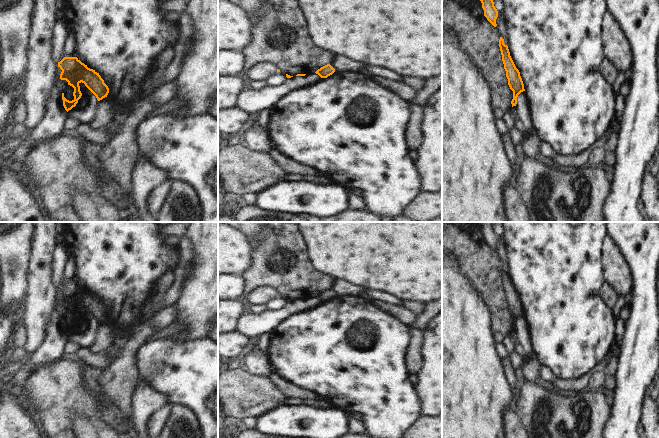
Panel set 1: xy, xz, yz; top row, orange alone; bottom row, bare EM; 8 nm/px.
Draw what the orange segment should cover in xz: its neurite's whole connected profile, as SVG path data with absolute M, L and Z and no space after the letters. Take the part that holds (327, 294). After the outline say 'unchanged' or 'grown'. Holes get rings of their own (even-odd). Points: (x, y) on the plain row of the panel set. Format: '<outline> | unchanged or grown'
M327 288L320 293L318 293L315 297L318 298L321 302L327 302L328 300L332 299L335 296L335 293L330 289Z | unchanged

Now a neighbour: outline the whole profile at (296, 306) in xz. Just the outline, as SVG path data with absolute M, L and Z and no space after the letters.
M316 297L305 300L295 299L287 302L279 310L266 310L258 315L245 314L239 317L235 331L250 339L259 337L262 334L269 334L286 317L320 306L322 303Z

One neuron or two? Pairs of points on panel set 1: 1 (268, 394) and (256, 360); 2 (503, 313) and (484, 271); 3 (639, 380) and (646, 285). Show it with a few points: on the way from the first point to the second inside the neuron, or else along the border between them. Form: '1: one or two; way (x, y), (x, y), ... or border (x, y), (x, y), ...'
1: two; border (245, 369), (250, 373), (267, 377)
2: one; way (497, 303), (488, 281)
3: one; way (639, 356), (642, 309)

